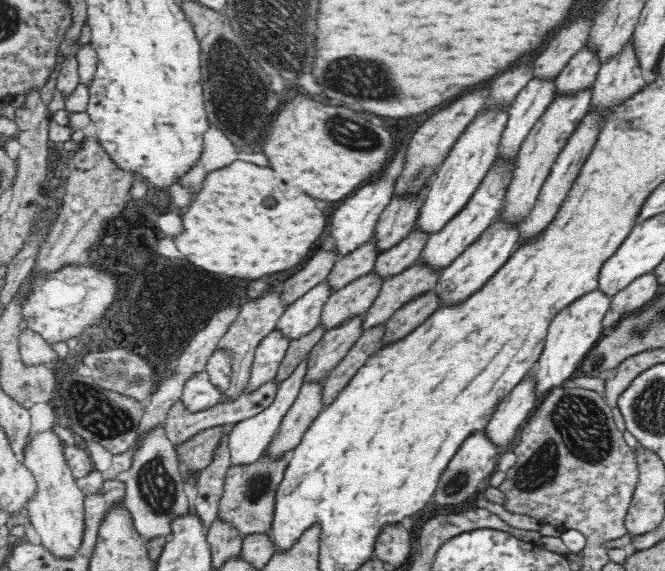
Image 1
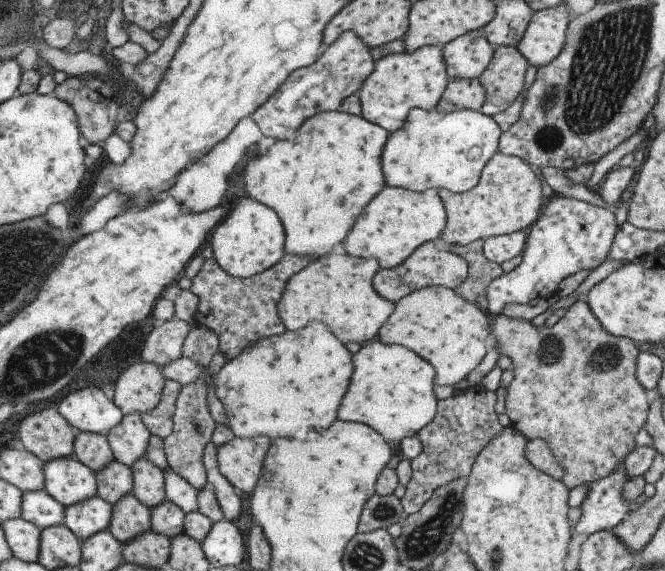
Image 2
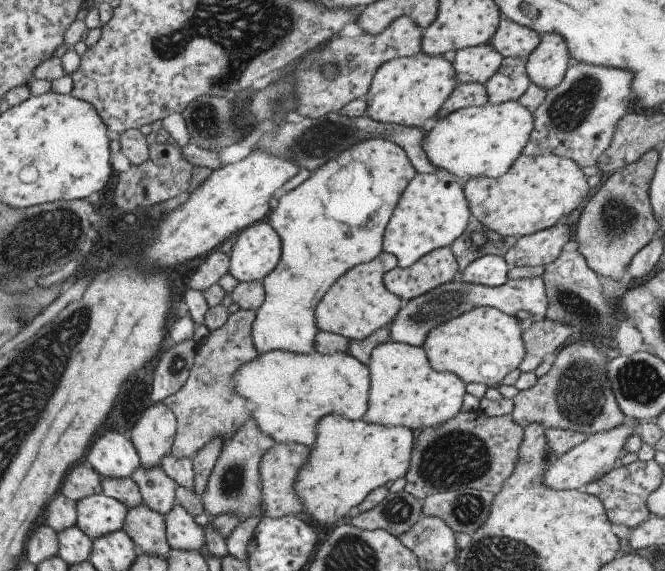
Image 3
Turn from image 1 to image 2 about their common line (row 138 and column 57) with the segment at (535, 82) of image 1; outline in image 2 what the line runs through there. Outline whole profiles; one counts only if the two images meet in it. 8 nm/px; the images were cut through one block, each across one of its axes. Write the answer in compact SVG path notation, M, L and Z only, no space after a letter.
M44 490L22 494L20 518L36 528L43 530L43 528L59 526L63 524L63 516L63 506L55 502Z

